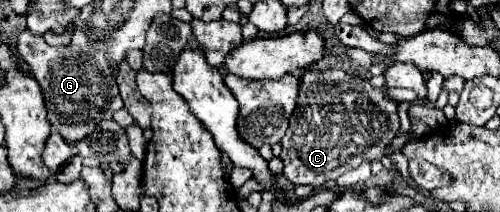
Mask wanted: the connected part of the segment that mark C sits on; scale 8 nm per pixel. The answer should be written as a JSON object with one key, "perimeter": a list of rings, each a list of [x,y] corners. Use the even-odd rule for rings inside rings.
{"perimeter":[[[344,69],[306,71],[300,77],[296,109],[280,141],[284,177],[294,185],[322,187],[362,161],[380,159],[400,131],[398,105],[386,95],[386,87],[372,87],[370,81]]]}

